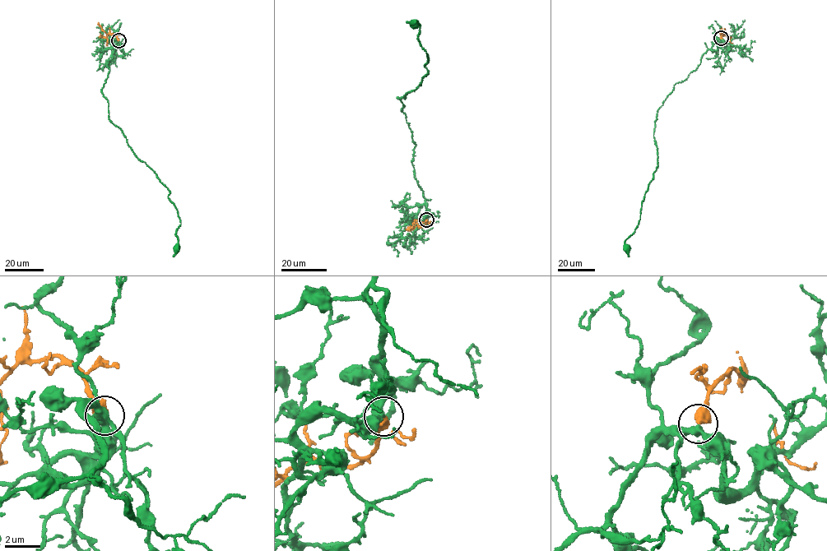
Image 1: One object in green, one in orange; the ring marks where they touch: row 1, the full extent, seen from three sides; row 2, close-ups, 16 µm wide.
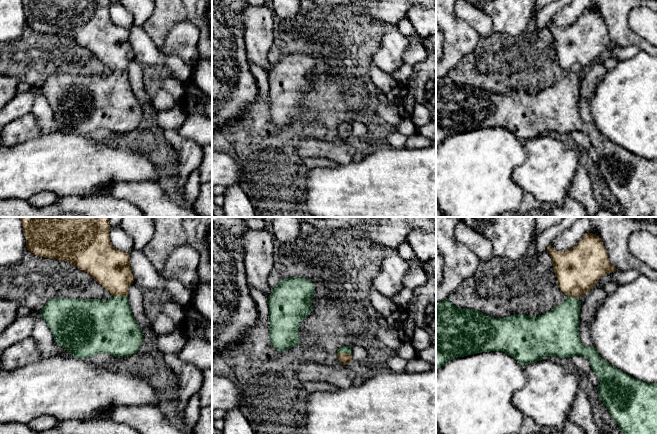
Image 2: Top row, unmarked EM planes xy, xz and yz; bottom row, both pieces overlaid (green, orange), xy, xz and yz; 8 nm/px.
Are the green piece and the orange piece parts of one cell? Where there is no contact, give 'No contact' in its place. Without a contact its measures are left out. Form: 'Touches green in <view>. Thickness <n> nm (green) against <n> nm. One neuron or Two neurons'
Touches green in xz. Thickness 60 nm (green) against 90 nm. One neuron

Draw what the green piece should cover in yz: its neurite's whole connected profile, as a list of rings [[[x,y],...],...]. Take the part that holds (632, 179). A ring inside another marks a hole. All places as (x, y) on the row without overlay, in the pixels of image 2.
[[[587,9],[569,26],[556,27],[549,21],[547,28],[551,31],[558,61],[567,73],[541,92],[529,93],[520,89],[494,94],[477,86],[457,84],[449,75],[436,79],[436,147],[454,134],[491,127],[505,128],[523,142],[546,132],[583,132],[589,136],[591,145],[600,156],[597,163],[600,175],[618,200],[624,215],[657,217],[657,159],[634,155],[606,138],[594,123],[586,123],[580,116],[580,72],[588,69],[602,52],[617,46],[610,39],[602,16]]]

